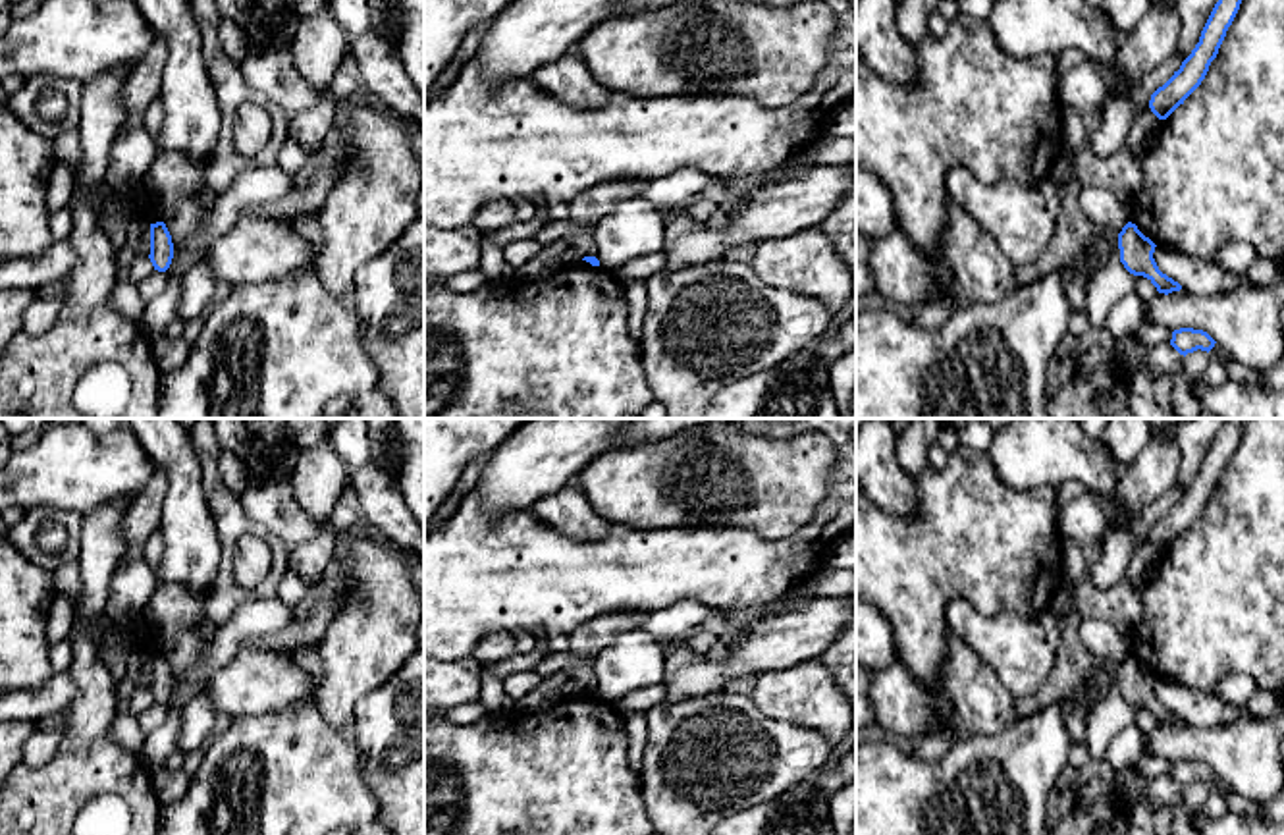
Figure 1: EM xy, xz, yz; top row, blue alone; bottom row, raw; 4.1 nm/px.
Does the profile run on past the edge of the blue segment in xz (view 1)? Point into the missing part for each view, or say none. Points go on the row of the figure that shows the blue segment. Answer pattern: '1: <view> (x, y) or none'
1: none

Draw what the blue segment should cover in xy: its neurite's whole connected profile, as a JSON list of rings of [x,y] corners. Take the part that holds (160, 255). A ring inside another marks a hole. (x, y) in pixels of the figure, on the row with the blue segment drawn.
[[[164,222],[150,224],[150,255],[154,270],[166,272],[174,258],[172,235]]]

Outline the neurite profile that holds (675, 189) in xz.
[[[682,168],[663,177],[646,179],[640,195],[657,208],[681,210],[694,197],[700,197],[711,181],[715,177],[700,168]]]

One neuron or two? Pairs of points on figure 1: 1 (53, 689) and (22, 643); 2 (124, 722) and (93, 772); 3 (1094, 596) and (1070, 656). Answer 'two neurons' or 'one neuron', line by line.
1: two neurons
2: two neurons
3: two neurons

